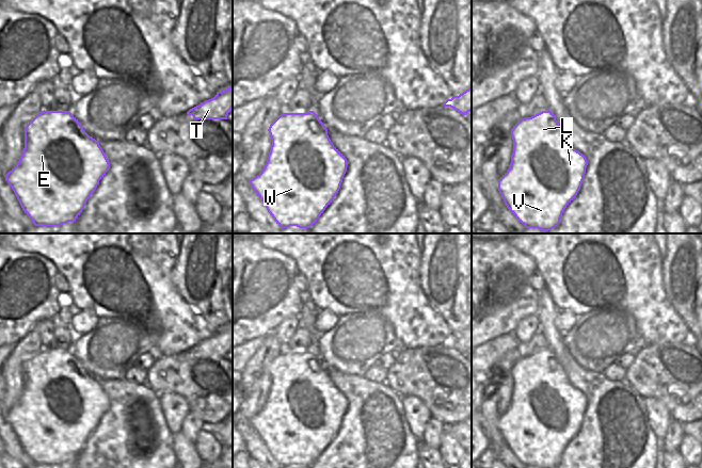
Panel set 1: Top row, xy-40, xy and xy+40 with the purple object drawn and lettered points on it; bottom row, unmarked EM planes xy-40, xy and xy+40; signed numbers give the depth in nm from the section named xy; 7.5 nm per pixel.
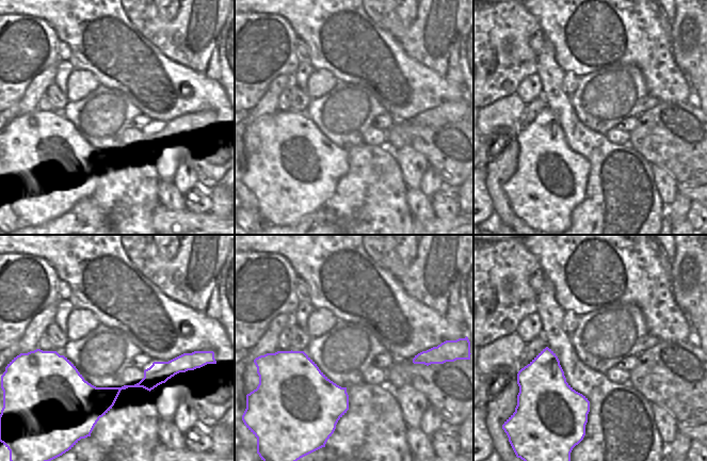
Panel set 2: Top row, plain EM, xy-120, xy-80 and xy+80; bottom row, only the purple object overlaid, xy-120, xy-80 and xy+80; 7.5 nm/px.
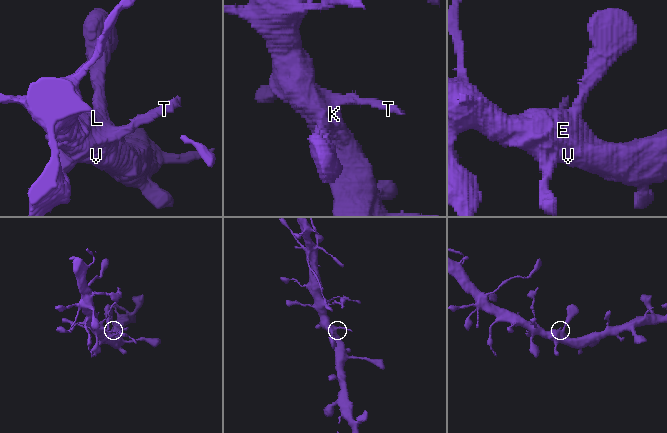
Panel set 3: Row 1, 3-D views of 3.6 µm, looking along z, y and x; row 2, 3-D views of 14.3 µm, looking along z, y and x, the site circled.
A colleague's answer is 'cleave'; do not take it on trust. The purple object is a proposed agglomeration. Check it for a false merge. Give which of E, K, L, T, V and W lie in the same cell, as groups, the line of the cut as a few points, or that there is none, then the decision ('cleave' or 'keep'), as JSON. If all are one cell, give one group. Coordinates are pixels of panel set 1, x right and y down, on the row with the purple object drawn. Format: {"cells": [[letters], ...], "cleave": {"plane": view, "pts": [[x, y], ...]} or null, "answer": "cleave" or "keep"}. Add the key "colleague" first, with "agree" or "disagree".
{"colleague": "disagree", "cells": [["E", "K", "L", "T", "V", "W"]], "cleave": null, "answer": "keep"}

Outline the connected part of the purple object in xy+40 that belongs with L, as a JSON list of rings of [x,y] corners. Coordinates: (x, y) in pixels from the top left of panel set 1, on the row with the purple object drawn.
[[[542,111],[522,118],[511,129],[513,152],[509,170],[498,180],[498,191],[509,211],[526,228],[544,232],[555,228],[567,206],[577,195],[588,161],[574,149],[554,113]]]

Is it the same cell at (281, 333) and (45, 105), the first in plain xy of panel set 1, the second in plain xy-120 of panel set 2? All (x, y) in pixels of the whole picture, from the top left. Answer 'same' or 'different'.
same

